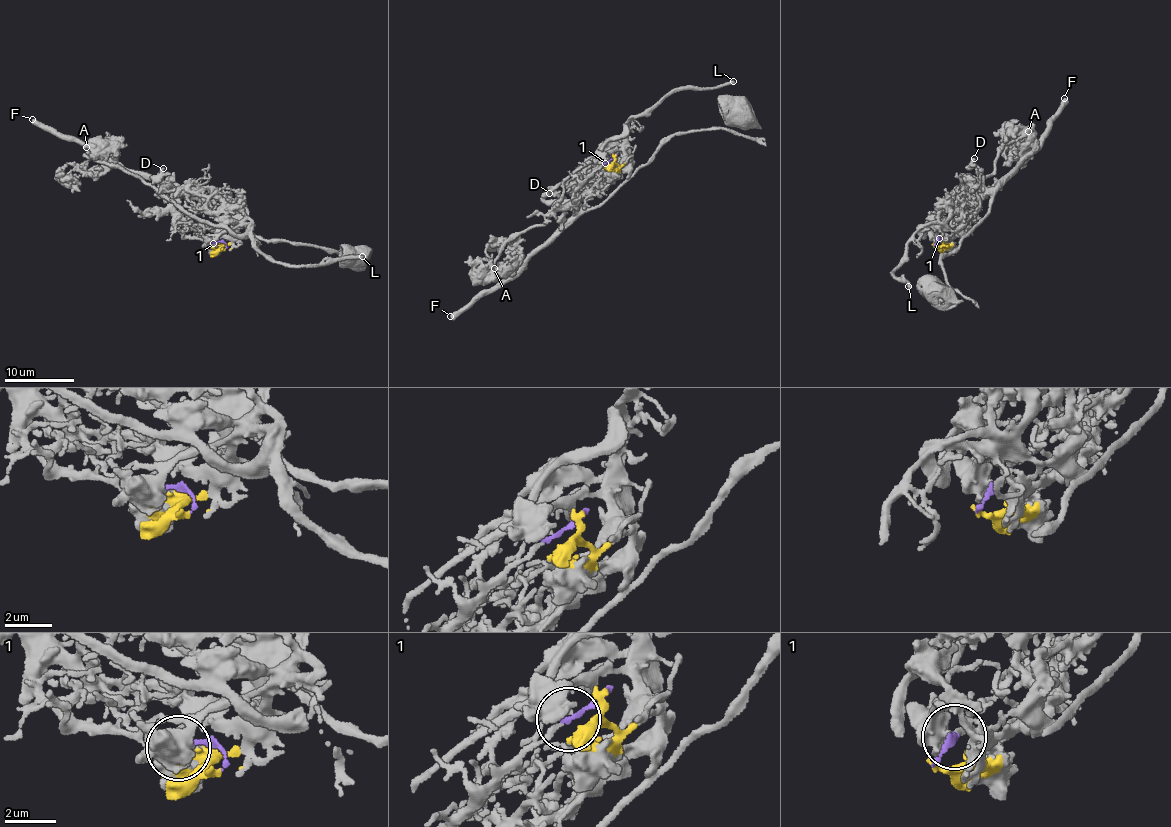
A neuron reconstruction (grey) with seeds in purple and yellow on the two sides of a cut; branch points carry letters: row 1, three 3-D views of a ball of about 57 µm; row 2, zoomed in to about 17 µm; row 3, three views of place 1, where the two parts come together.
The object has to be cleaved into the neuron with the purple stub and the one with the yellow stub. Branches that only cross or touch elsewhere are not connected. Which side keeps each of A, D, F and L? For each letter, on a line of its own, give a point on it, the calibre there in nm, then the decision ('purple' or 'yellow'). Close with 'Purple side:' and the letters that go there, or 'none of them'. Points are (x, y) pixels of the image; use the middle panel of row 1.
A: place (494, 268); calibre 320 nm; yellow
D: place (549, 193); calibre 240 nm; purple
F: place (450, 316); calibre 500 nm; purple
L: place (733, 81); calibre 360 nm; yellow
Purple side: D, F

